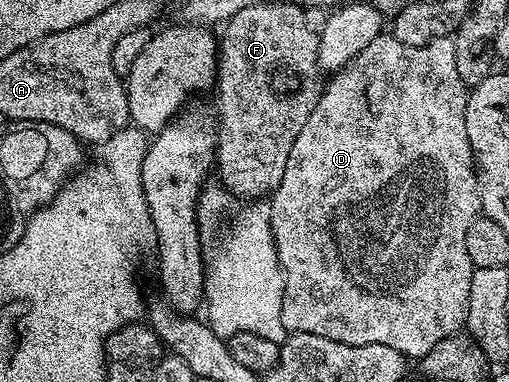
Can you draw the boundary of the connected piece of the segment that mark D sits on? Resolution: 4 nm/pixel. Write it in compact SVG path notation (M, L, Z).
M381 35L370 39L362 51L346 68L331 78L332 81L323 86L318 103L314 111L310 111L310 119L302 126L302 131L298 139L294 139L294 147L290 147L290 159L286 159L286 171L282 171L282 183L270 194L270 223L272 224L272 234L276 240L276 250L278 251L278 263L284 272L284 294L282 295L282 323L288 328L289 334L305 333L306 335L322 335L326 339L334 339L338 343L350 343L351 345L365 345L366 343L382 343L382 347L394 347L394 351L403 353L405 358L419 359L425 357L434 347L434 343L442 343L442 339L452 337L455 333L461 332L465 328L468 319L468 308L470 307L470 279L474 266L470 263L470 255L466 255L466 231L470 228L470 223L474 223L476 217L481 216L480 207L480 184L476 178L476 166L472 159L472 148L470 139L466 135L466 115L460 109L460 93L466 88L462 75L458 75L458 63L454 60L454 43L452 37L434 38L425 46L410 47L400 43L398 39L391 35Z

